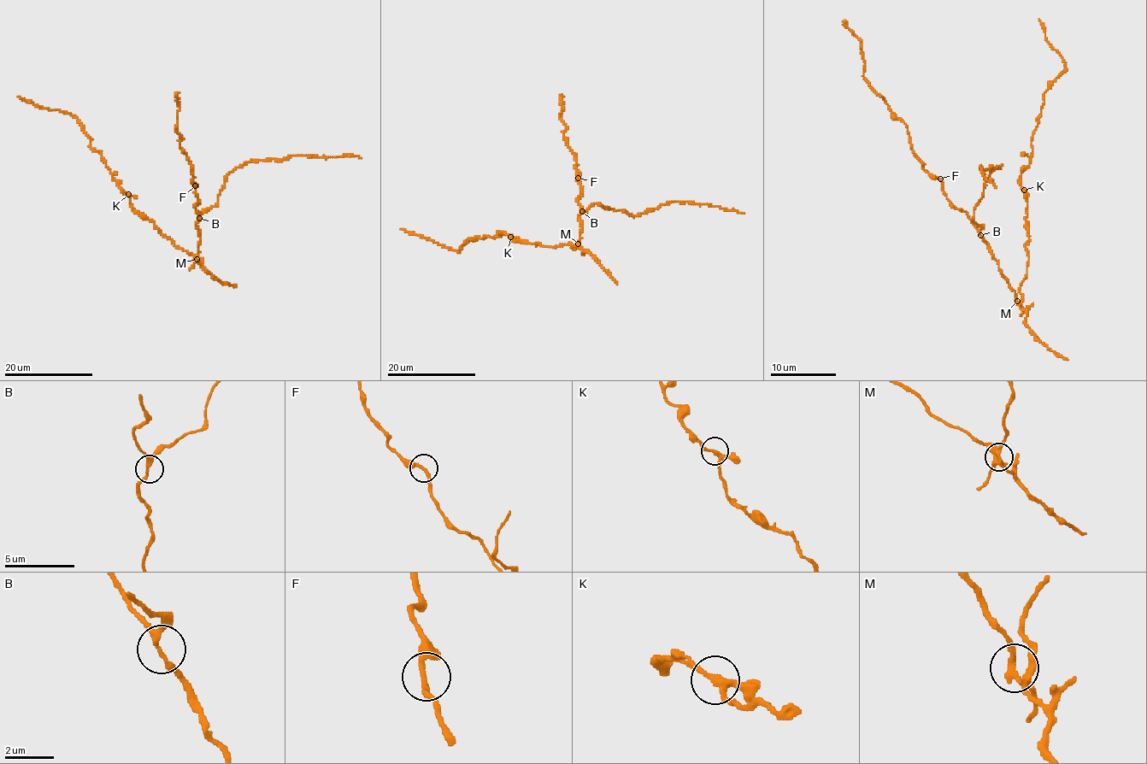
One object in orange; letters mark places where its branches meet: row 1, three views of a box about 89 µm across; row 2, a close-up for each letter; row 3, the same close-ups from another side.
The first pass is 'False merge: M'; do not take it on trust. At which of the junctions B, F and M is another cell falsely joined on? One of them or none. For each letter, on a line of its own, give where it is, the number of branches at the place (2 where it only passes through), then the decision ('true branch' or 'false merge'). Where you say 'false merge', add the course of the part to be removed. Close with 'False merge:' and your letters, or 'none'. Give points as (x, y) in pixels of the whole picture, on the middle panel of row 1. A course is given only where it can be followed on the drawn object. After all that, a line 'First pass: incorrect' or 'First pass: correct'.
B: (582, 211) | 3 | true branch
F: (578, 178) | 2 | true branch
M: (578, 243) | 4 | false merge | (578, 243), (547, 247), (514, 241), (501, 232), (498, 238), (469, 239), (458, 251), (401, 228)
False merge: M
First pass: correct

